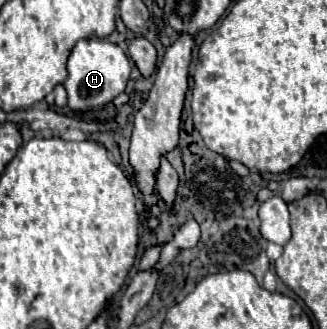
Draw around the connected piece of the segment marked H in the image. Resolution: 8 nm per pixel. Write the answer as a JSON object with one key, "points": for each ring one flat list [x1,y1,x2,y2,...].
{"points":[[97,38,79,40,69,54,67,80,63,82,67,90,67,98,69,98,69,108,77,112,103,108,125,90,129,74,131,74,129,58,117,44,107,42,107,40,97,40]]}

